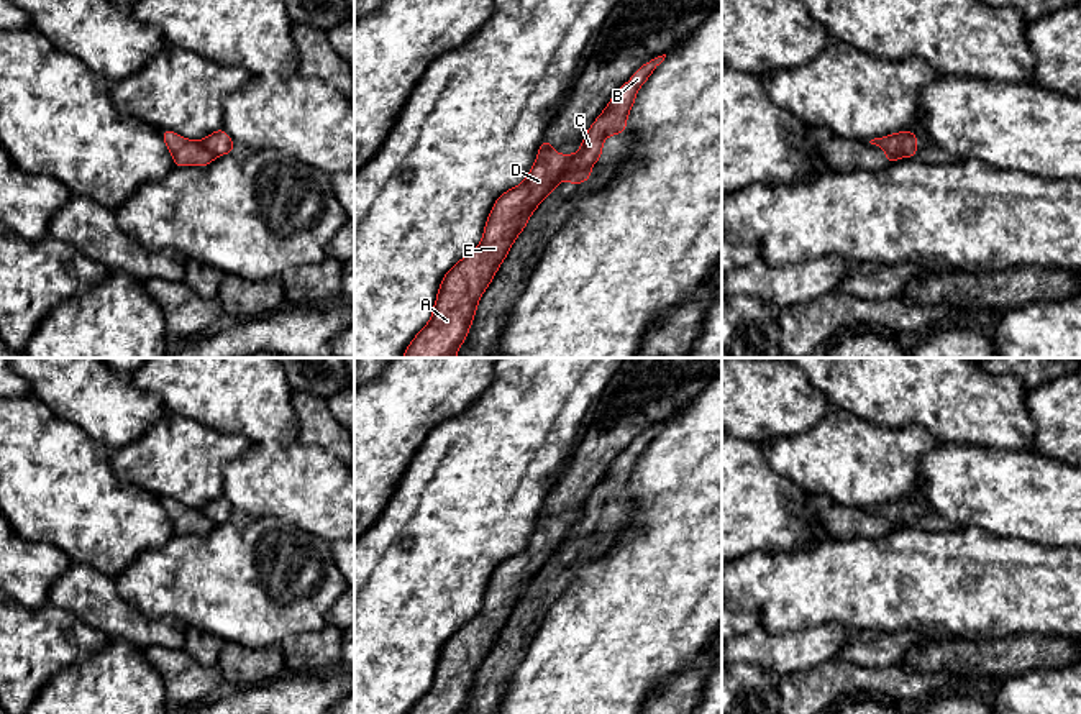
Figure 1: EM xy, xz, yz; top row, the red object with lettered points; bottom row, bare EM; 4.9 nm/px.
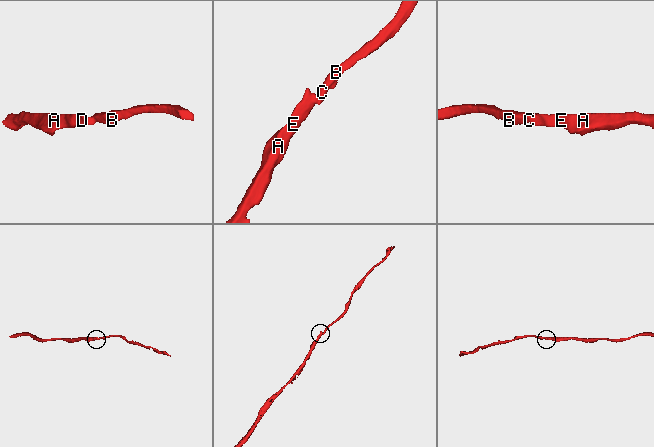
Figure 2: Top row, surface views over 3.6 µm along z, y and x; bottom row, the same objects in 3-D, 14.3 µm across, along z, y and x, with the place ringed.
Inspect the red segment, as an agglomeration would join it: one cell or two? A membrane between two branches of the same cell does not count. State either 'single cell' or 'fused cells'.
fused cells

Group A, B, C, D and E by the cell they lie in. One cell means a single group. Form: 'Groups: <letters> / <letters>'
Groups: A D E / B C

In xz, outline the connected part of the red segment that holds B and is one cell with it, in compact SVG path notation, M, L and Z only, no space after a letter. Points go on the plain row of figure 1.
M666 422L645 430L632 446L623 451L610 466L605 478L587 497L581 517L571 530L569 540L563 545L571 552L582 552L592 545L591 535L602 522L602 510L610 502L625 501L627 484L635 471L638 456L648 448L651 440L664 428Z

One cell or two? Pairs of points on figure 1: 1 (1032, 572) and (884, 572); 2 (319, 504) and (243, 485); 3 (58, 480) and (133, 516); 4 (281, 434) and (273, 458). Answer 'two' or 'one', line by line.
1: one
2: one
3: one
4: two

